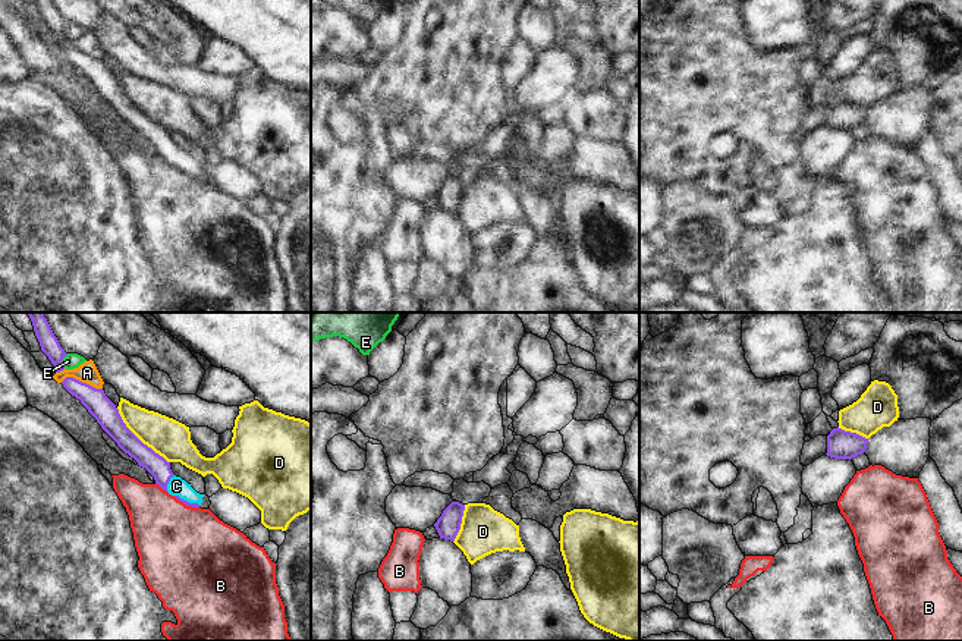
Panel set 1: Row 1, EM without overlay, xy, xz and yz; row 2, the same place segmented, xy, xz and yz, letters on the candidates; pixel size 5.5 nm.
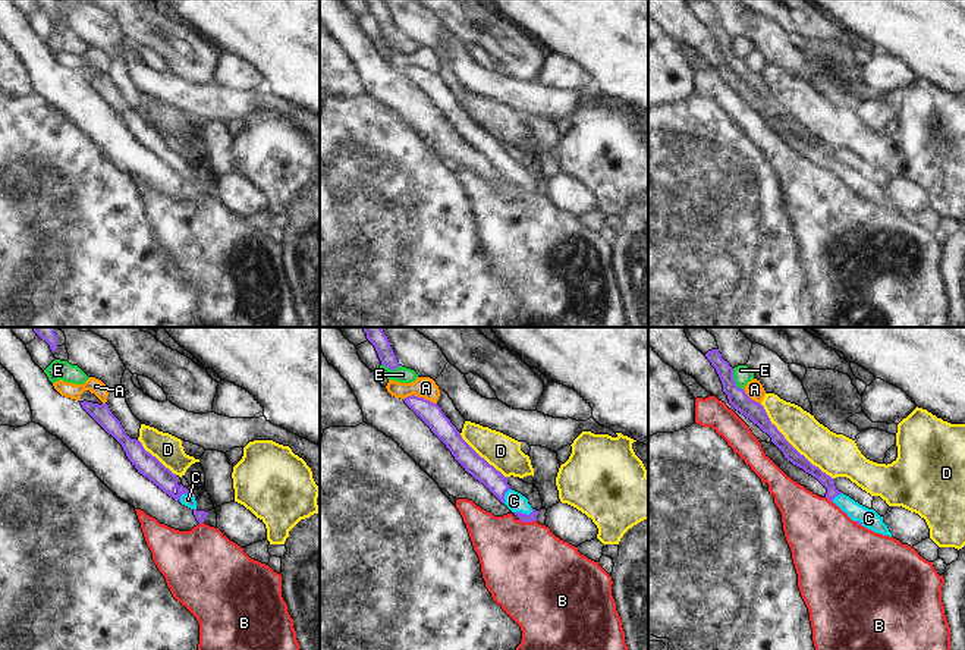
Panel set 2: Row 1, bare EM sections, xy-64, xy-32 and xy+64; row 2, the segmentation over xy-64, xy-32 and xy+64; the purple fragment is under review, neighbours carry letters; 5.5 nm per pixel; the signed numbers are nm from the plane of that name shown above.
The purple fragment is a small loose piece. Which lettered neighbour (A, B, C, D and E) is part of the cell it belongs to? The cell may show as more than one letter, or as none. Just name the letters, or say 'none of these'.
C.

